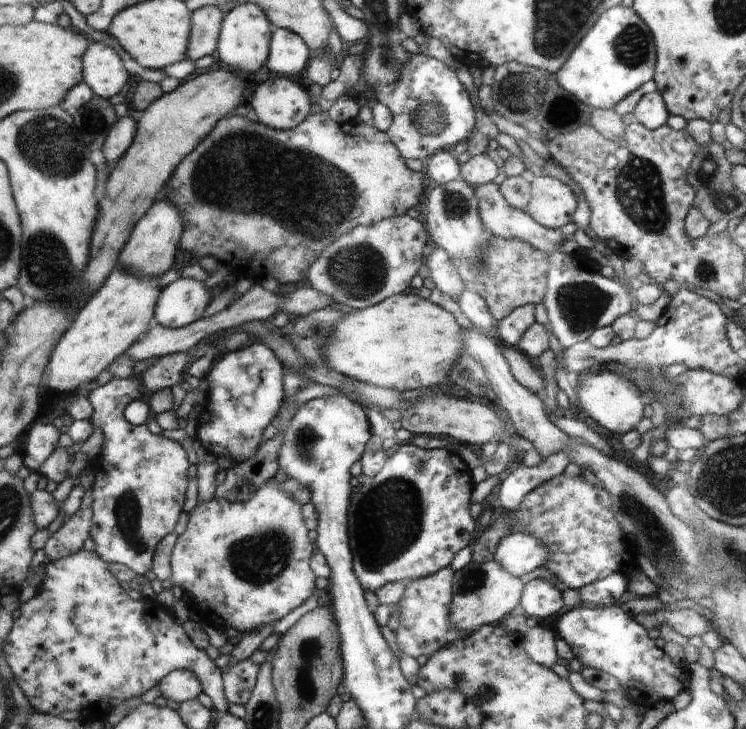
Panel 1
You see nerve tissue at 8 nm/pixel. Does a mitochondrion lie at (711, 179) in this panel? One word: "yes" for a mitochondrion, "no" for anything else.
yes

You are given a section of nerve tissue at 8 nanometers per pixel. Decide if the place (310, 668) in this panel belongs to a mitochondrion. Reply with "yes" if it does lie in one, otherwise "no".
yes

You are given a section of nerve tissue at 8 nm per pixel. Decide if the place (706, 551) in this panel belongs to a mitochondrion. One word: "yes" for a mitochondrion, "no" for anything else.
yes

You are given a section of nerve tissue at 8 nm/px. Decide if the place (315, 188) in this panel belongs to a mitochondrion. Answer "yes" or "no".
yes

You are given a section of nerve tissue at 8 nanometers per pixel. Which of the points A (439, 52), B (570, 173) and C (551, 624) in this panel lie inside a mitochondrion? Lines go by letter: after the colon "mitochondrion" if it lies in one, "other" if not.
A: other
B: other
C: other

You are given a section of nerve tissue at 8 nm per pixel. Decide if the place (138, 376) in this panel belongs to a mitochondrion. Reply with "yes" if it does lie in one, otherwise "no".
no

